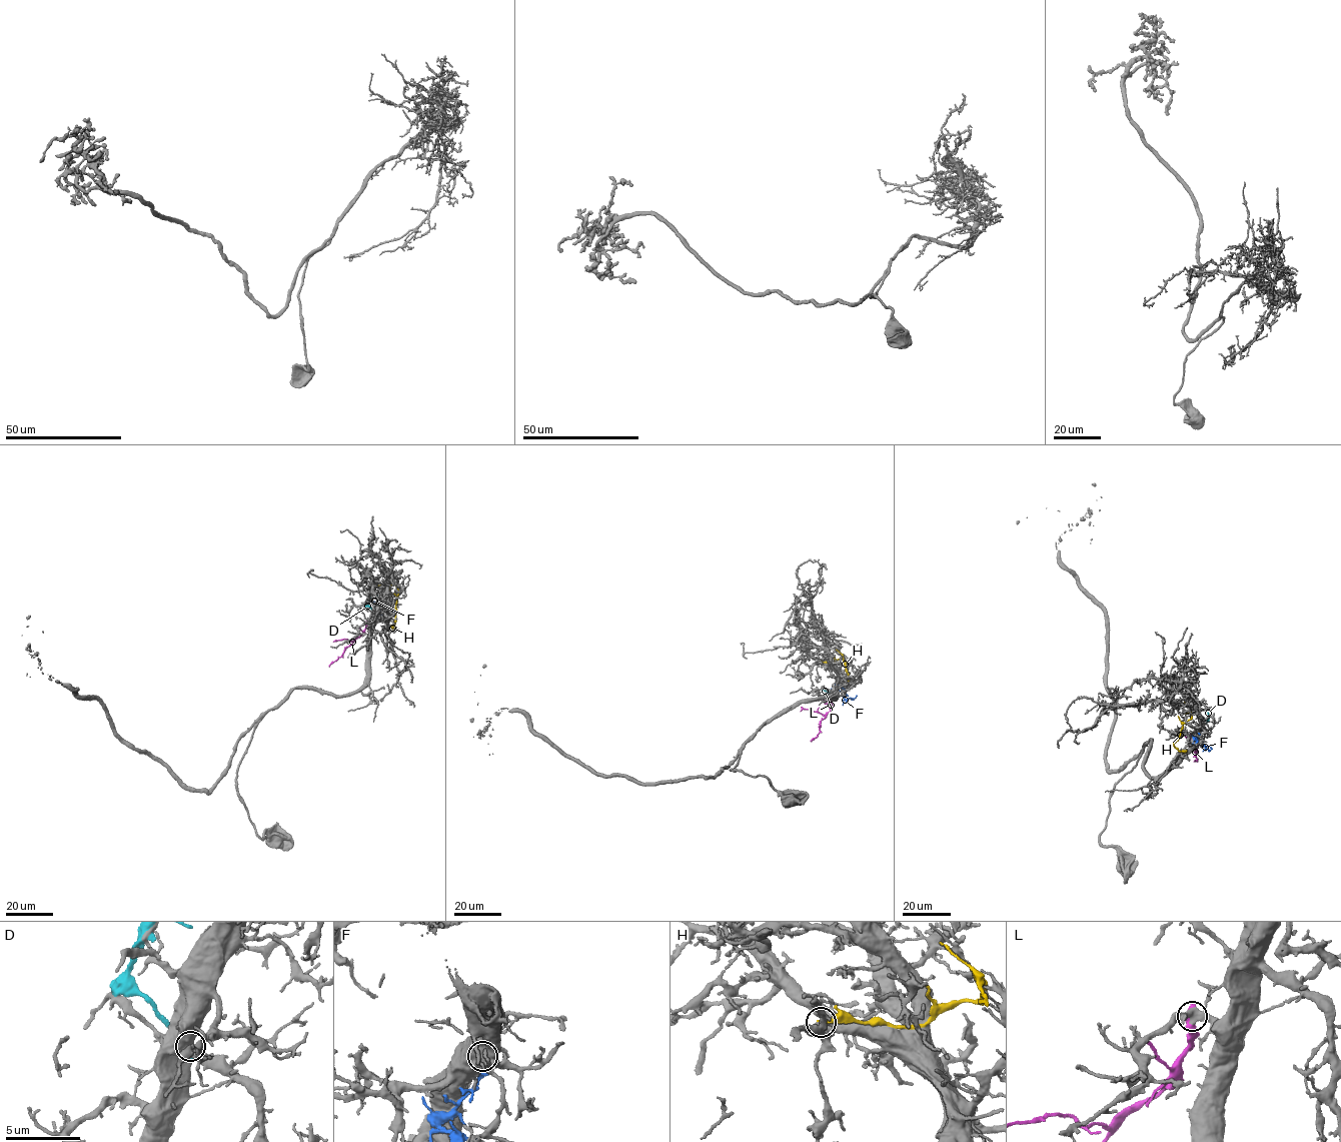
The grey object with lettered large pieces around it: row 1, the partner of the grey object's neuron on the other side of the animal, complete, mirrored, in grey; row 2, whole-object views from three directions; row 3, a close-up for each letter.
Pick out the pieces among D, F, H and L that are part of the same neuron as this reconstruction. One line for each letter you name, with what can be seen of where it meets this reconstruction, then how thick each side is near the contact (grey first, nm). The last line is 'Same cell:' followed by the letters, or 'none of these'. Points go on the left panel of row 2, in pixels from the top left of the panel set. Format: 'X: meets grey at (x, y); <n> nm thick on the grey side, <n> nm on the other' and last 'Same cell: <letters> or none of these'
L: meets grey at (366, 623); 320 nm thick on the grey side, 700 nm on the other
Same cell: L

